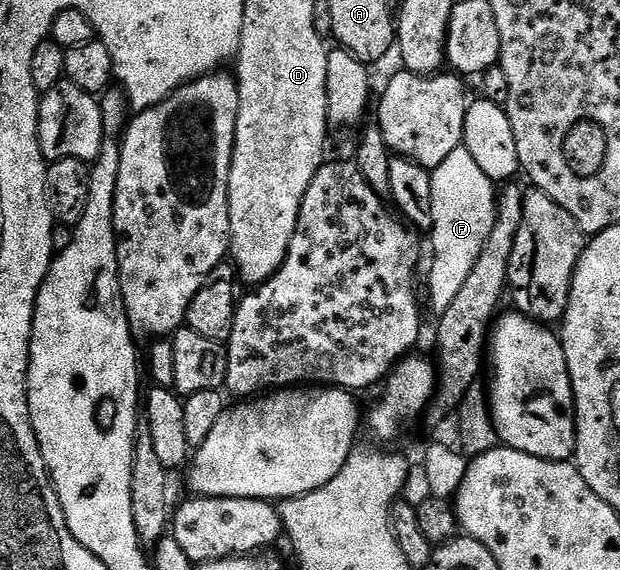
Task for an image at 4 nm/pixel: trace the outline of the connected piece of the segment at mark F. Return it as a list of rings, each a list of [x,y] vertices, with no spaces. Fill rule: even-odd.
[[[460,147],[445,159],[436,169],[431,170],[433,179],[433,227],[429,230],[431,249],[435,258],[431,261],[431,282],[427,285],[427,301],[432,314],[445,312],[449,303],[461,291],[473,263],[481,255],[485,243],[495,226],[497,212],[497,185],[477,167],[473,155]]]

